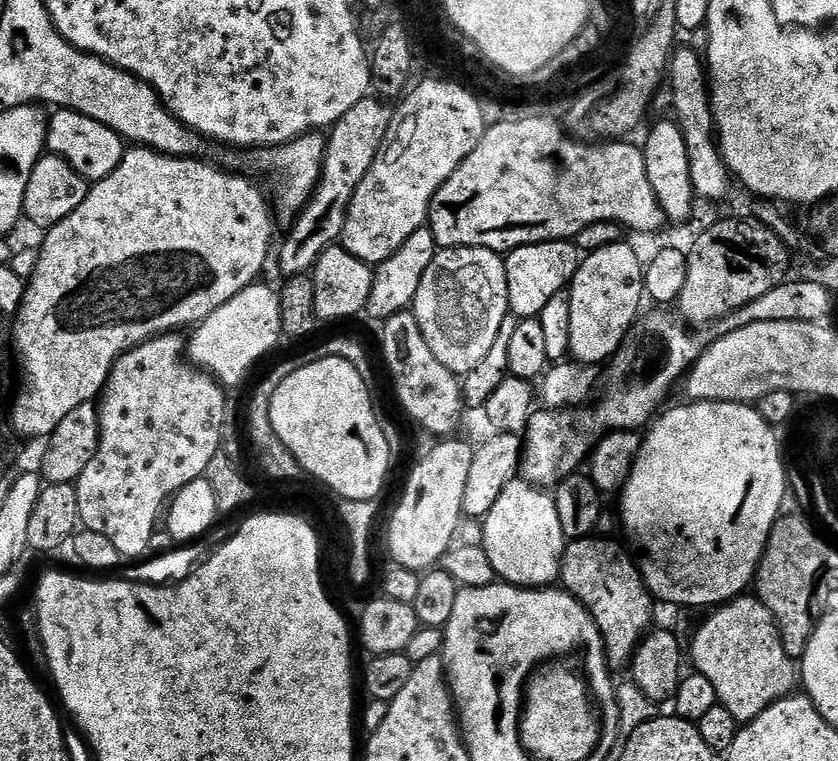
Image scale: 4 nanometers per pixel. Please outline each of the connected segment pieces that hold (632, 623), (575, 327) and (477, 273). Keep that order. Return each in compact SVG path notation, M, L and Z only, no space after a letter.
M612 538L571 541L565 547L560 563L562 587L574 599L582 602L584 609L594 618L602 634L609 669L612 670L627 669L631 665L641 641L653 627L652 604L654 605L654 597L648 591L637 561L628 557L627 547L624 549L616 542Z
M628 242L611 244L597 252L587 253L581 259L580 269L574 274L568 297L570 298L570 346L571 359L585 366L600 366L600 363L611 361L622 342L632 331L641 315L640 303L645 303L644 274L646 268L640 264L640 256L628 245Z
M440 248L426 274L422 274L422 283L418 286L418 294L412 299L411 311L416 313L422 338L426 338L426 346L430 346L434 358L438 358L446 370L462 378L474 370L482 358L486 358L494 338L498 338L498 329L510 314L504 256L489 248Z

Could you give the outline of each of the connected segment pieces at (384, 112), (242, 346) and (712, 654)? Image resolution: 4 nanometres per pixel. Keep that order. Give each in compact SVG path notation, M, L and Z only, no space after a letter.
M366 98L362 102L358 102L358 106L346 110L346 114L342 114L342 118L338 118L338 122L332 125L327 133L324 168L320 172L320 182L317 184L312 197L309 198L307 204L300 211L300 215L296 217L291 225L291 228L293 227L292 233L285 238L284 245L280 248L280 268L285 272L285 277L311 273L322 253L327 248L333 247L343 237L346 214L350 210L354 190L358 190L362 178L366 178L366 170L370 170L370 166L374 166L374 158L378 158L378 154L388 138L394 112L393 109L390 110L387 107L391 108L383 99Z
M257 282L234 294L230 302L218 306L214 314L195 325L192 340L190 336L186 344L186 356L195 367L207 372L221 385L240 384L244 375L282 340L282 326L280 292Z
M741 594L713 612L716 613L697 630L688 656L692 658L693 669L713 683L718 704L743 726L774 702L793 695L798 668L788 657L790 649L780 634L780 625L763 599Z

